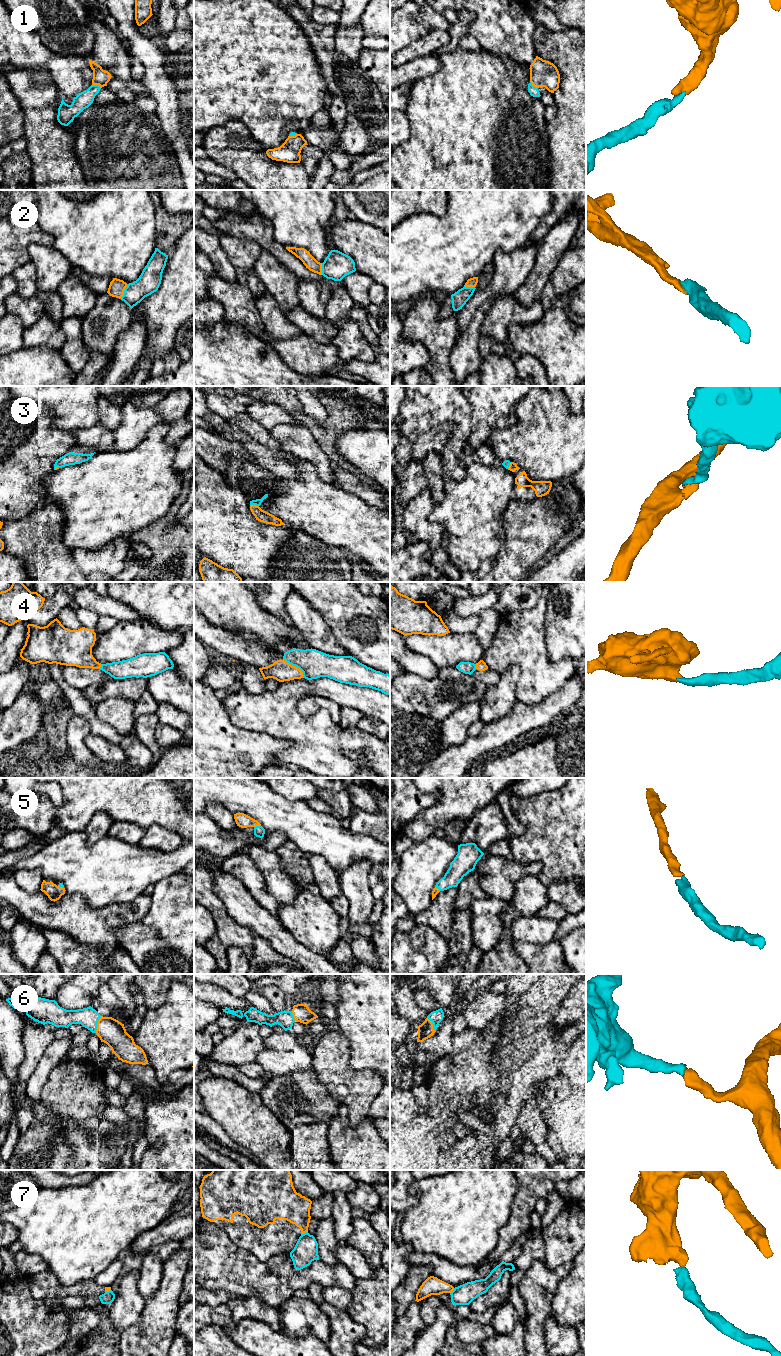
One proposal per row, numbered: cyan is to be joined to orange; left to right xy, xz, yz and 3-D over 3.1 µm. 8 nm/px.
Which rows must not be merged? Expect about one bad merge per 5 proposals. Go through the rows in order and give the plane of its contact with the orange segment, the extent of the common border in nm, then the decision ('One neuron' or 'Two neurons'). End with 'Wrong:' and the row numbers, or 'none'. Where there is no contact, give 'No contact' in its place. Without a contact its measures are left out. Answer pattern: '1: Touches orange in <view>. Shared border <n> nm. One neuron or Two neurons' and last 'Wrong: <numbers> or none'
1: Touches orange in xy. Shared border 80 nm. One neuron
2: Touches orange in xy. Shared border 130 nm. One neuron
3: Touches orange in xz. Shared border 70 nm. One neuron
4: Touches orange in xz. Shared border 220 nm. One neuron
5: Touches orange in xz. Shared border 60 nm. One neuron
6: Touches orange in xy. Shared border 150 nm. One neuron
7: Touches orange in xz. Shared border 60 nm. Two neurons
Wrong: 7

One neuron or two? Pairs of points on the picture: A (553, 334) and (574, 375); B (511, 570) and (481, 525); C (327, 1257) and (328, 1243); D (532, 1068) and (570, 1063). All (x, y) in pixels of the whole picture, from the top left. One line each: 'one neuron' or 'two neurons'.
A: one neuron
B: two neurons
C: one neuron
D: two neurons

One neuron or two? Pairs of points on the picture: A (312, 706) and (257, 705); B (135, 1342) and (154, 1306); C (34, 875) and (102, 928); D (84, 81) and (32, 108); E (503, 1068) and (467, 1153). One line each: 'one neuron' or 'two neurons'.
A: two neurons
B: one neuron
C: two neurons
D: two neurons
E: two neurons

